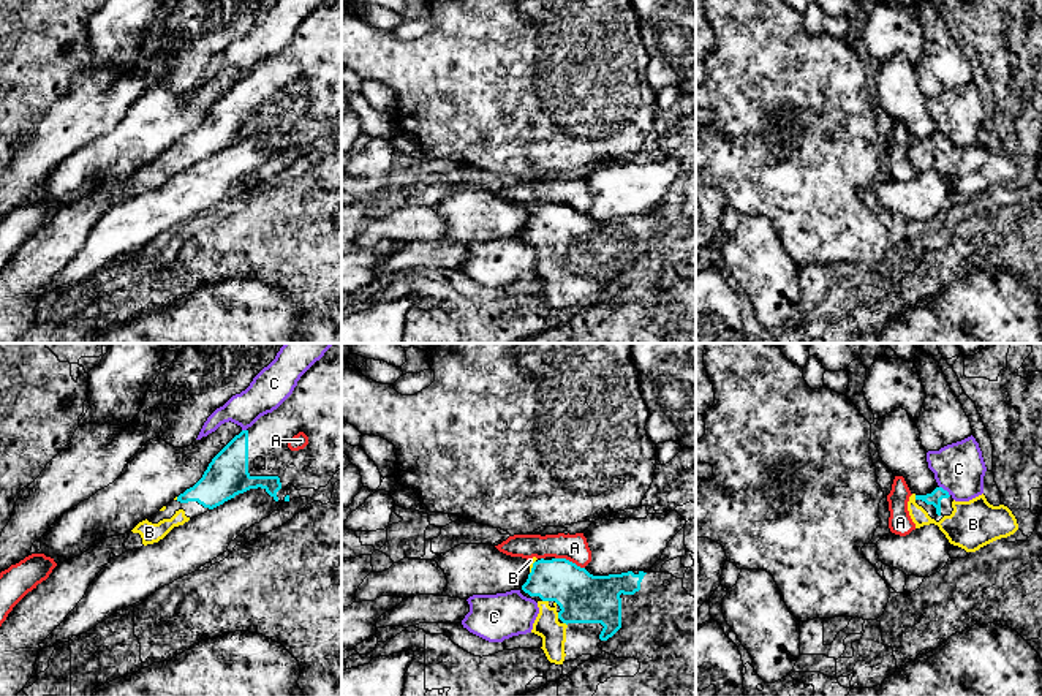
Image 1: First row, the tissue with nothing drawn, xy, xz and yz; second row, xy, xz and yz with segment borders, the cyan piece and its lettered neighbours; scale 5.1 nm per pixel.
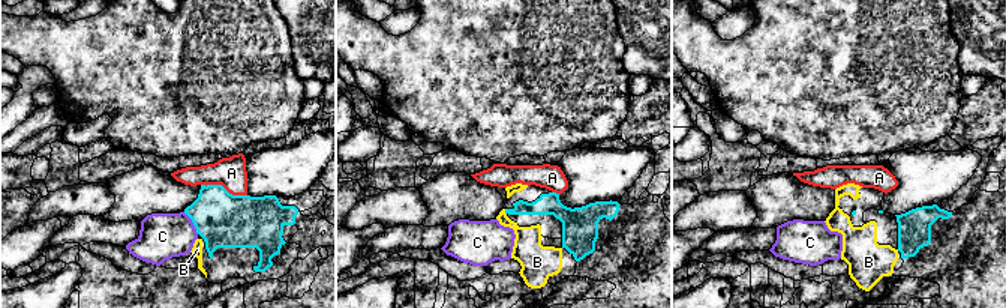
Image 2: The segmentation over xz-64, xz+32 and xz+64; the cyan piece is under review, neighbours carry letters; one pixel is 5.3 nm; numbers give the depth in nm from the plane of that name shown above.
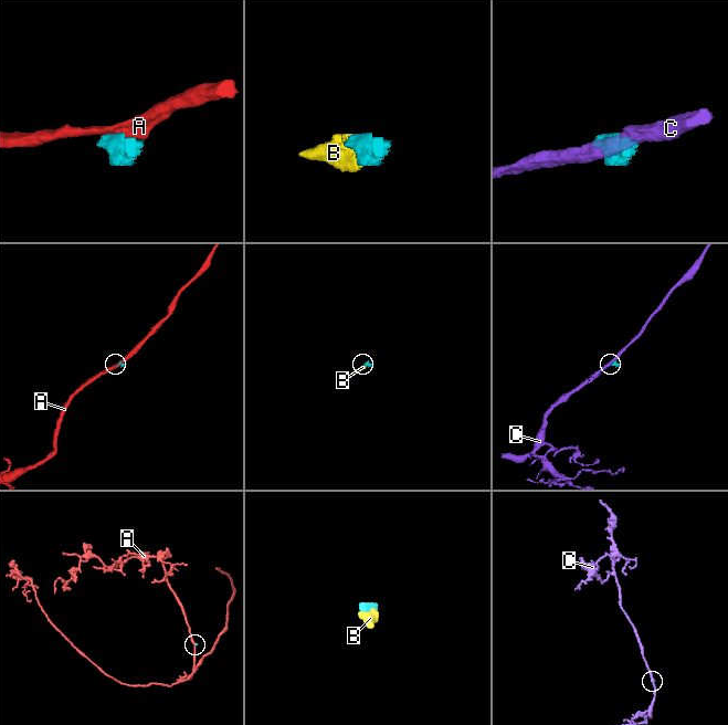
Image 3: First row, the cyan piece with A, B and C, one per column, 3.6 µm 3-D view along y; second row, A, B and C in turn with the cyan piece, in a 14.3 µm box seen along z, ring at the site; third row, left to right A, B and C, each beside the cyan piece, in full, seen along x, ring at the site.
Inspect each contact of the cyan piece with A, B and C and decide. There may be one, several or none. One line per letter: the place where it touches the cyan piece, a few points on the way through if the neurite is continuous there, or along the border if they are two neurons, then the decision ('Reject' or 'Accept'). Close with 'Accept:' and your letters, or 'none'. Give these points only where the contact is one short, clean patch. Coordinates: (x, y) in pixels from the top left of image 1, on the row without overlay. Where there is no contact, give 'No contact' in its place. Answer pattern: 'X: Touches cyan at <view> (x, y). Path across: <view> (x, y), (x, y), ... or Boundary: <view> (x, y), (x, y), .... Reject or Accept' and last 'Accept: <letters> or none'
A: Touches cyan at xz (568, 206). Boundary: xz (555, 203), (565, 203), (584, 214). Reject
B: Touches cyan at xz (546, 245). Path across: xz (584, 244), (546, 245), (546, 271). Accept
C: Touches cyan at yz (946, 136). Reject
Accept: B

